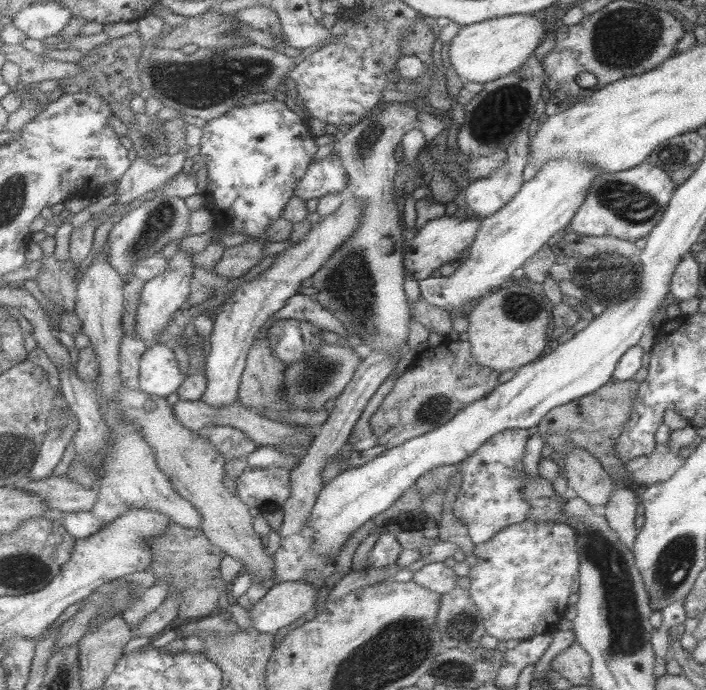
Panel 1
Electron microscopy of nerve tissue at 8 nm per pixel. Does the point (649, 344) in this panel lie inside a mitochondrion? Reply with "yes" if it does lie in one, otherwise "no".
no

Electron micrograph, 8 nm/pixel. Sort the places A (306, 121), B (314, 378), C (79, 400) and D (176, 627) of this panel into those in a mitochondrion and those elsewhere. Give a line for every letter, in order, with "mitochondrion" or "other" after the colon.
A: other
B: mitochondrion
C: other
D: other

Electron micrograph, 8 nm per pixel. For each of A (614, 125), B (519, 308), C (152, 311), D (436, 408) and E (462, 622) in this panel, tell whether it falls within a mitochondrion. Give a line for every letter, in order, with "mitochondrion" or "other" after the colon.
A: other
B: mitochondrion
C: other
D: mitochondrion
E: mitochondrion

